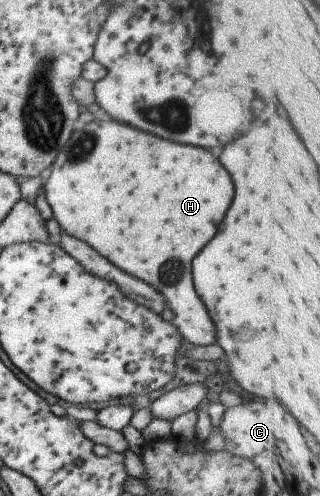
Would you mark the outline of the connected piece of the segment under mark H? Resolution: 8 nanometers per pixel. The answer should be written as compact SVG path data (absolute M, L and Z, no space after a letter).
M92 120L81 129L72 130L49 169L50 175L42 187L59 229L88 243L118 269L157 289L164 296L165 307L174 313L170 323L186 341L200 347L214 344L214 322L190 281L192 257L218 231L218 223L232 199L232 181L214 155L208 149L166 141L130 125Z

